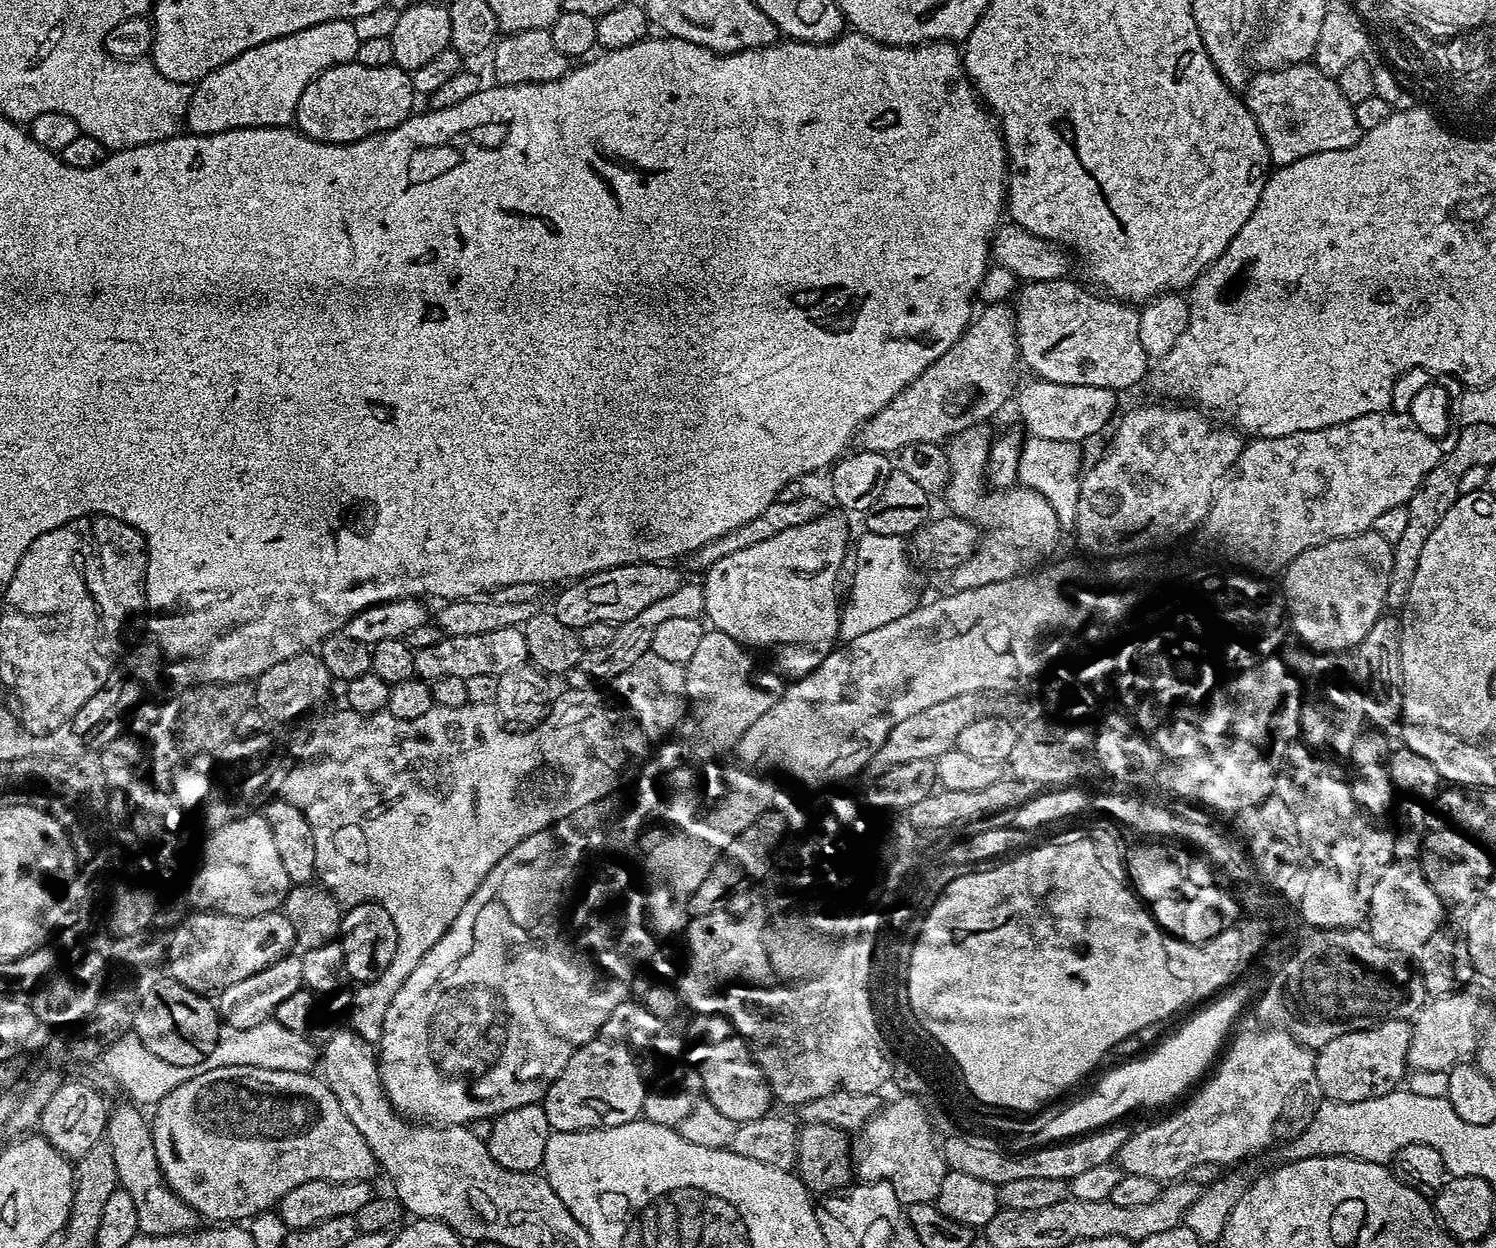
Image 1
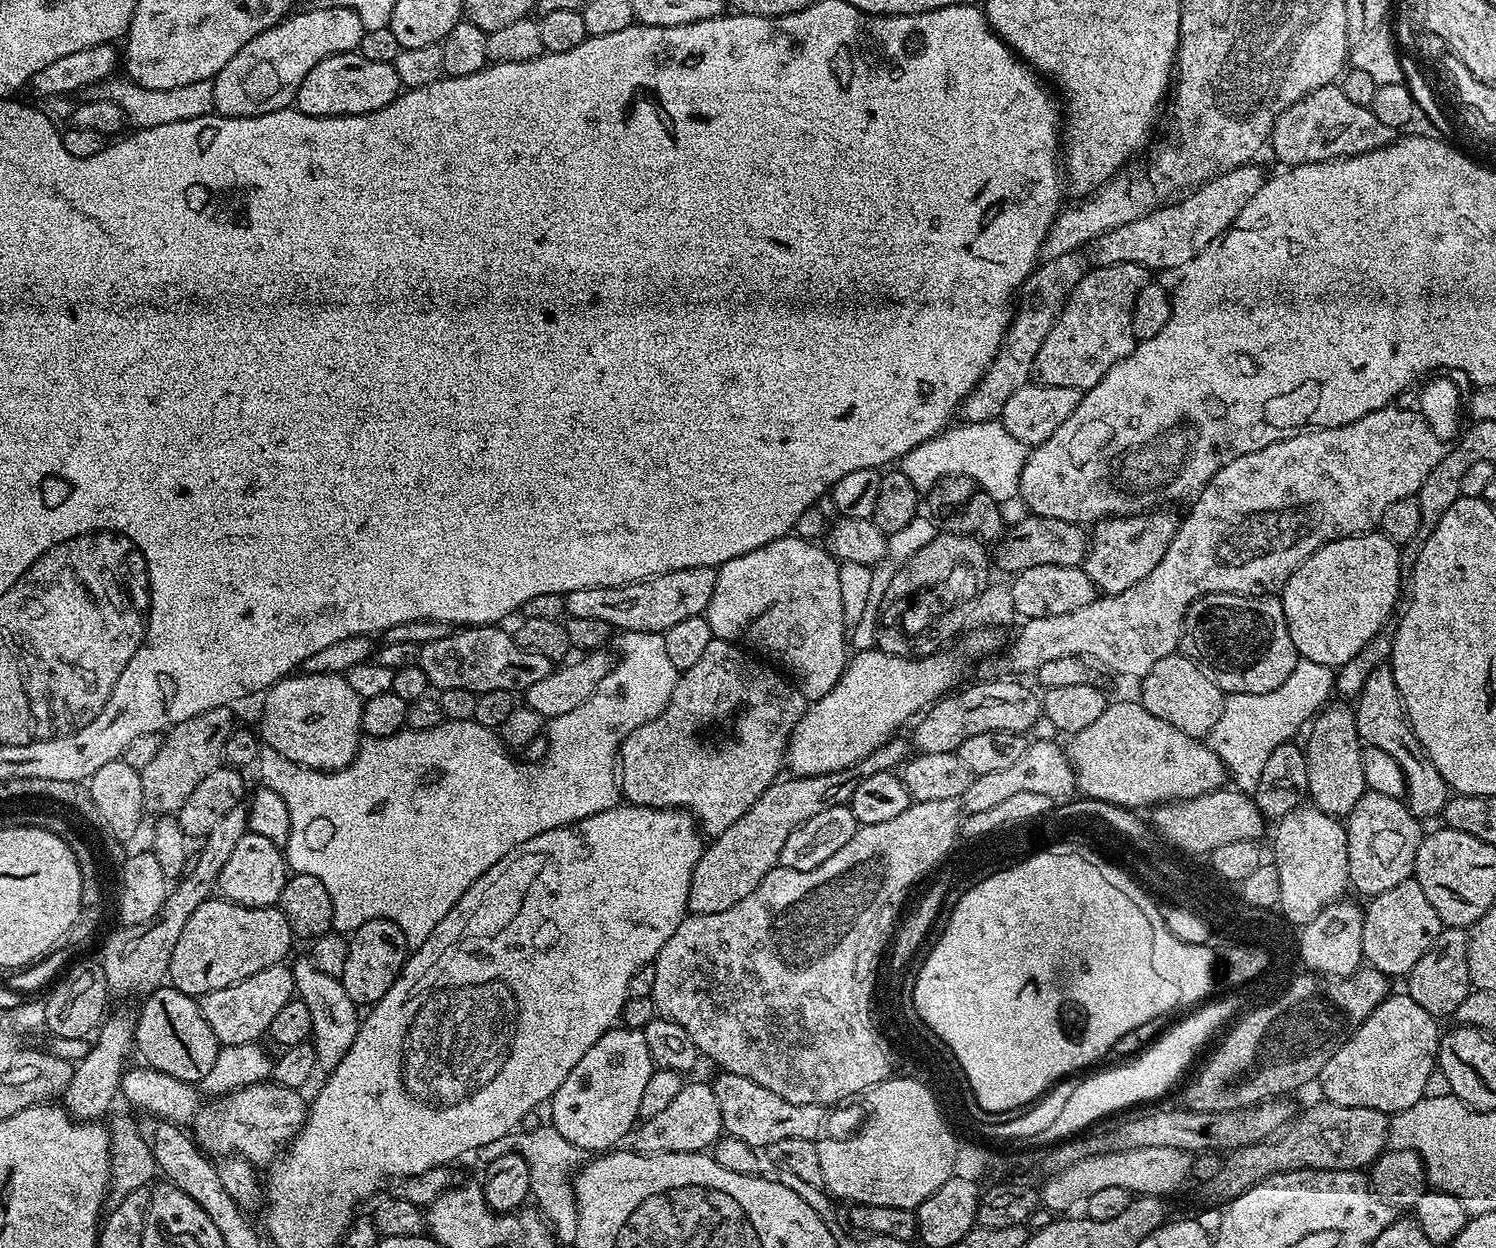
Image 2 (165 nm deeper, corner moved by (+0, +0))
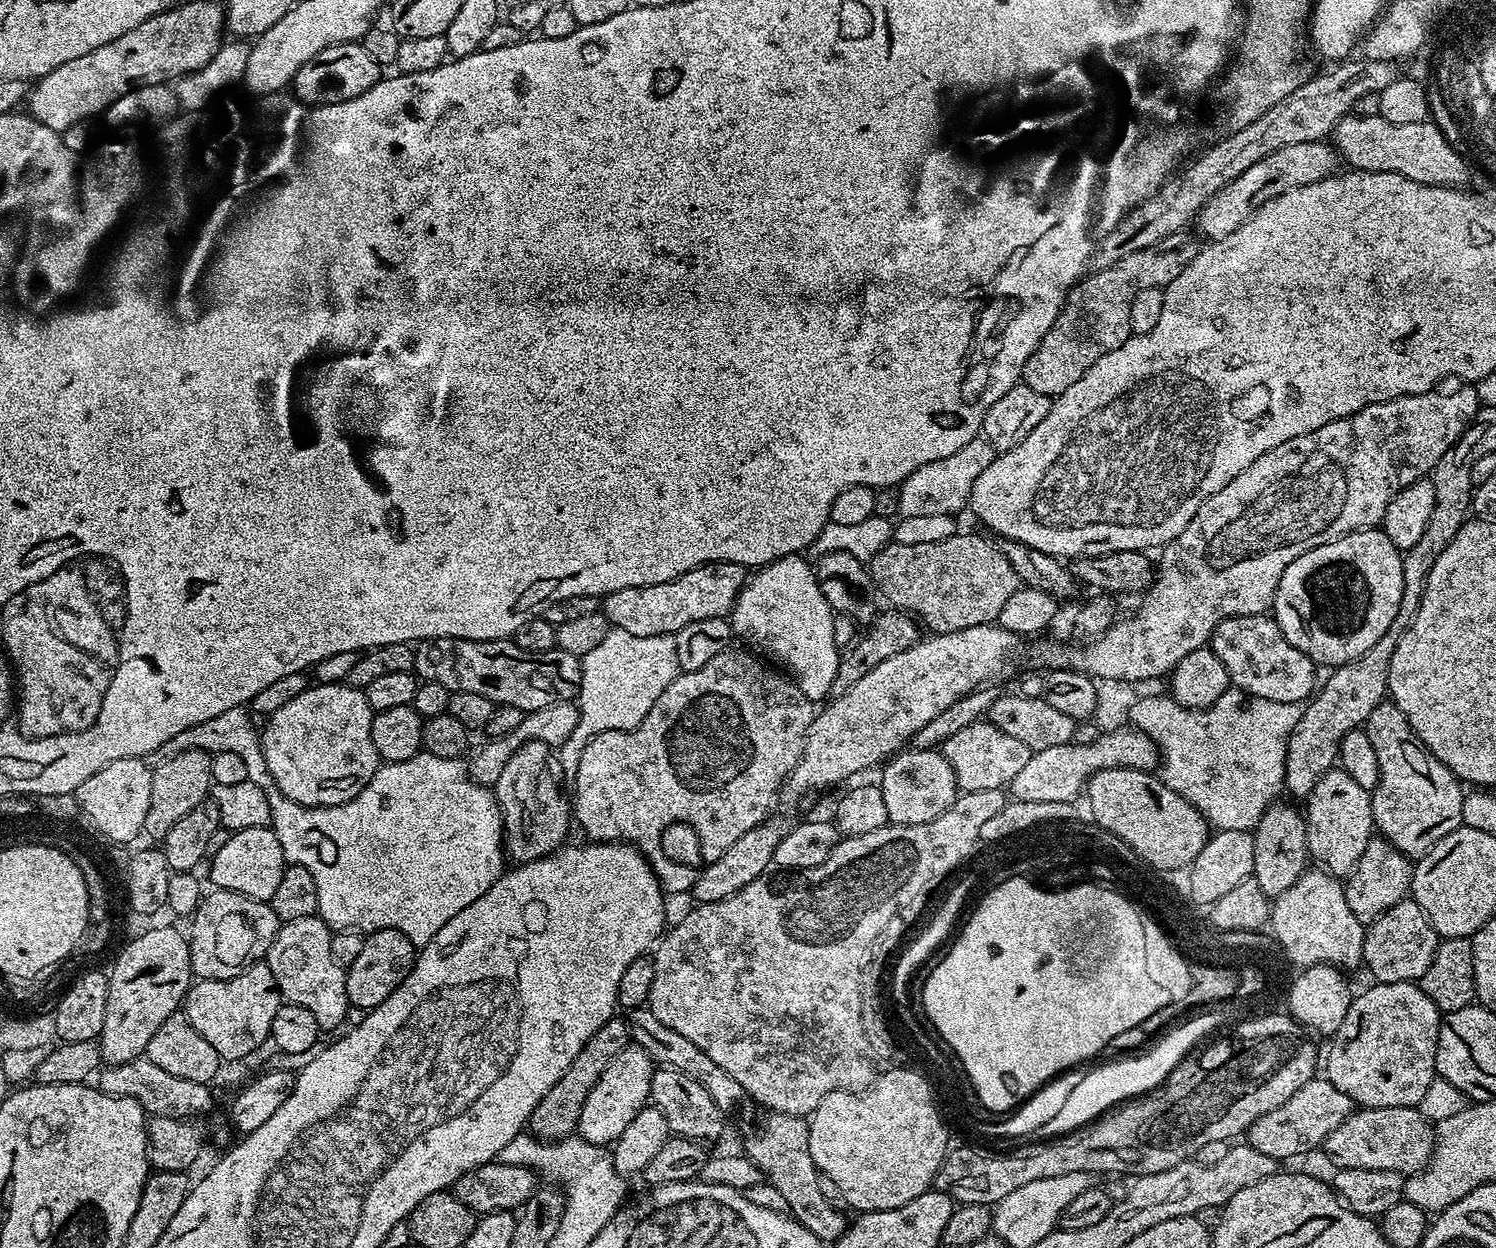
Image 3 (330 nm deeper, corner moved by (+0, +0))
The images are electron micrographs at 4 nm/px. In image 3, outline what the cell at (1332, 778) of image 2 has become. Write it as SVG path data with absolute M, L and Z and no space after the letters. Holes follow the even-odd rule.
M1333 766L1314 786L1312 793L1306 798L1306 834L1308 835L1308 854L1313 861L1316 860L1321 869L1329 872L1331 876L1337 878L1347 878L1356 868L1358 858L1362 858L1362 850L1366 850L1369 840L1374 836L1374 825L1372 823L1372 794L1362 790L1350 774L1346 774L1343 768Z

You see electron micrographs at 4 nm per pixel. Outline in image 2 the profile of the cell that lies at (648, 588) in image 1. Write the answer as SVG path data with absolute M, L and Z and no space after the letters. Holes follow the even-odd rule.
M683 568L651 576L648 580L639 580L633 584L574 590L564 596L564 610L568 616L574 618L602 618L602 622L606 622L613 630L663 634L668 631L670 626L674 626L674 622L682 622L682 618L694 618L707 613L710 594L714 594L715 581L716 568Z

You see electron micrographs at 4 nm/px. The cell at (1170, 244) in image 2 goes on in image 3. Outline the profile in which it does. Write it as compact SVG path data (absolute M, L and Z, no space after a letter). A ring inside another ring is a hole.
M1324 140L1282 146L1282 150L1266 154L1262 162L1254 162L1250 170L1238 174L1230 186L1218 190L1218 194L1214 194L1197 214L1195 231L1208 242L1226 238L1226 234L1234 234L1234 230L1238 230L1238 226L1249 220L1262 205L1270 202L1270 198L1278 198L1278 194L1286 194L1286 190L1298 190L1298 186L1310 186L1310 182L1322 182L1337 171L1336 164L1338 165L1338 153L1331 143Z

